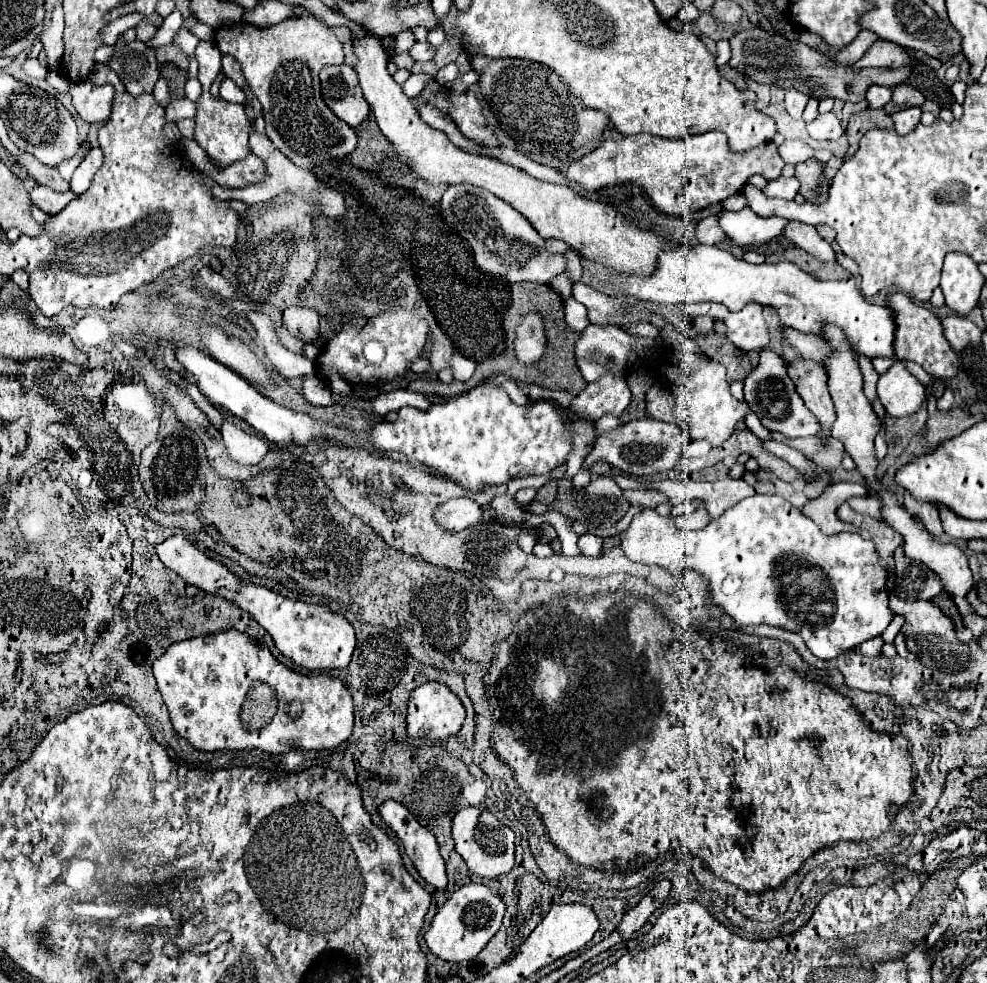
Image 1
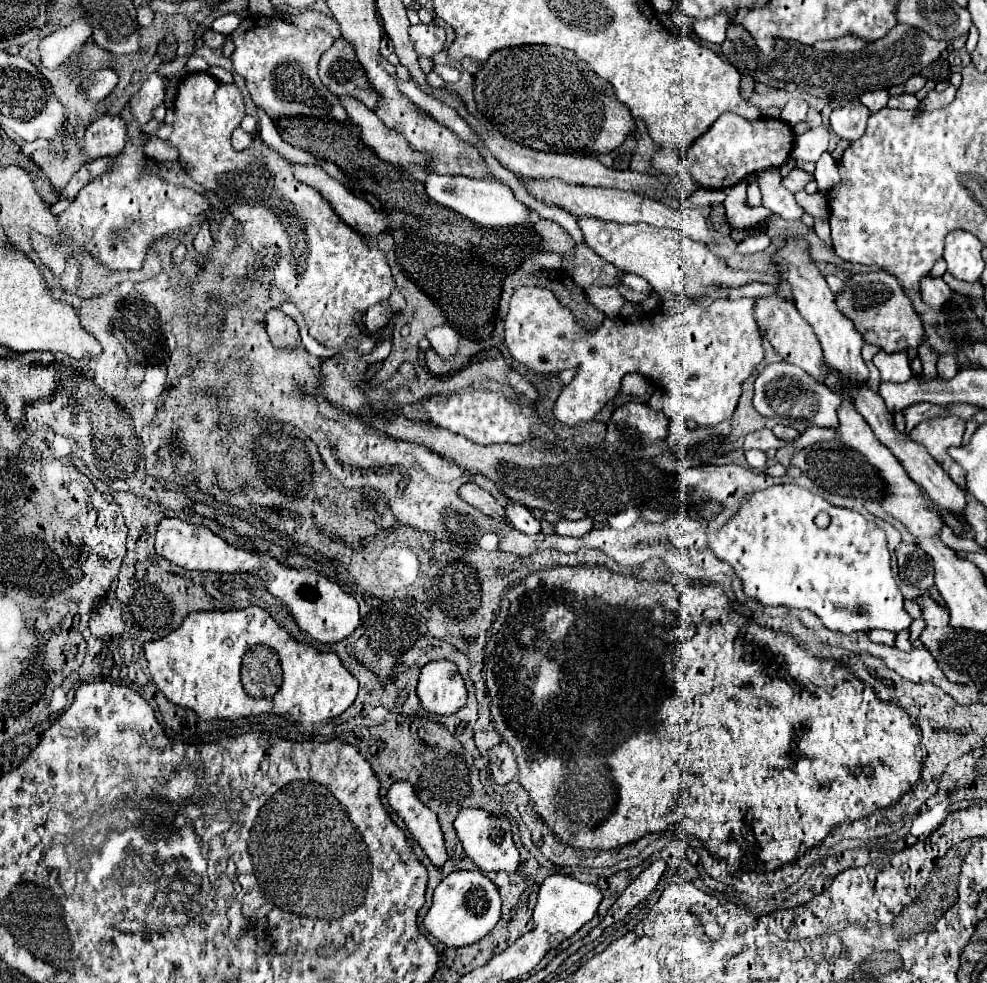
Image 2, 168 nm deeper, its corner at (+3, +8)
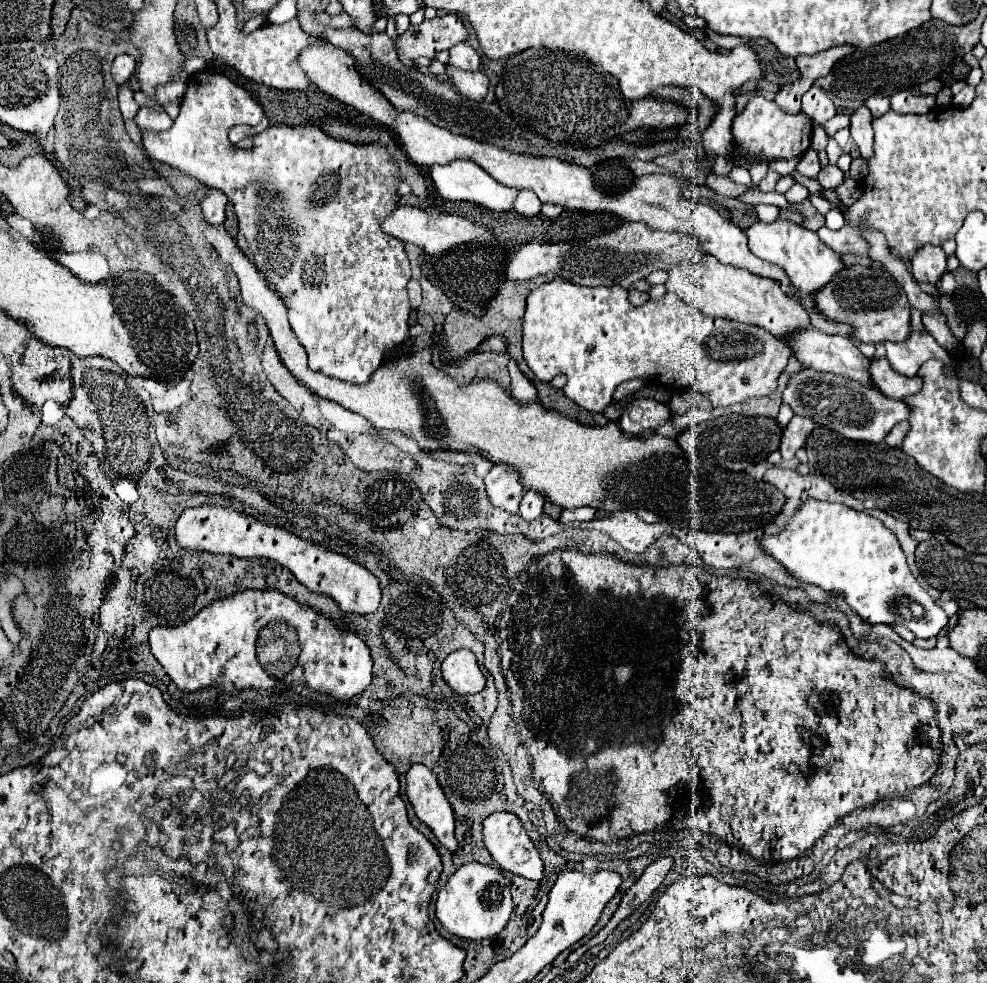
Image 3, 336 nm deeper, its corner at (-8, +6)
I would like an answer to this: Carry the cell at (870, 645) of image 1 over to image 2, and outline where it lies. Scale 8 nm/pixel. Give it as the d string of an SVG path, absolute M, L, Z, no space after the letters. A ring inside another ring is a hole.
M872 630L872 632L868 632L868 636L872 636L874 642L882 642L882 644L894 644L896 642L896 634L890 630Z

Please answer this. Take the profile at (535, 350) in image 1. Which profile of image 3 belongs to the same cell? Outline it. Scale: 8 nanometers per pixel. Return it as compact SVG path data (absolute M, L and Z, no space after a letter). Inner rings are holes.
M561 278L533 288L527 296L527 312L523 318L523 356L533 374L541 382L551 382L551 378L565 374L567 398L589 412L607 408L621 382L643 376L651 376L667 386L695 388L713 408L727 408L755 396L767 396L777 388L777 378L787 366L791 350L783 340L771 336L763 328L703 316L695 306L683 302L675 294L665 294L663 300L647 302L643 306L631 306L625 298L627 290L619 285L585 287Z

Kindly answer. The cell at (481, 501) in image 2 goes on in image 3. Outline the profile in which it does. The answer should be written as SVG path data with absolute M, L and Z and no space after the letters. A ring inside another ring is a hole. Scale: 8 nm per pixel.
M495 464L485 476L485 490L491 504L511 514L517 512L519 502L523 498L523 486L519 484L519 478L515 476L513 468L507 468L505 464Z

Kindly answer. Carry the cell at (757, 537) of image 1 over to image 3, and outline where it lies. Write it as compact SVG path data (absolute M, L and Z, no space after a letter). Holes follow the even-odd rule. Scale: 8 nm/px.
M807 498L781 532L763 536L761 548L767 556L775 558L789 576L803 584L819 586L827 594L833 592L841 596L849 608L869 624L893 626L903 622L909 604L919 604L923 608L917 616L911 614L909 618L911 632L917 638L937 636L949 620L909 572L895 534L889 532L881 520L865 512L857 512L843 504Z

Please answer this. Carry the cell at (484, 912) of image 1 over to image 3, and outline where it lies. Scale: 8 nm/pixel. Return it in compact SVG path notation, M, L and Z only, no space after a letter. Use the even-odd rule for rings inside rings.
M465 864L461 866L445 884L445 888L437 896L435 916L443 924L443 928L465 940L483 940L497 936L511 916L511 894L509 882L503 872L483 866L483 864Z

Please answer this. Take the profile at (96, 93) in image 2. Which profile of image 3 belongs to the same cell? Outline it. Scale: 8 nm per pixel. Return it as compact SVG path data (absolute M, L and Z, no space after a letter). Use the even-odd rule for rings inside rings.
M121 54L115 58L113 62L113 68L111 68L111 74L113 74L113 80L117 86L123 86L135 72L135 60L133 56L127 56L127 54Z

